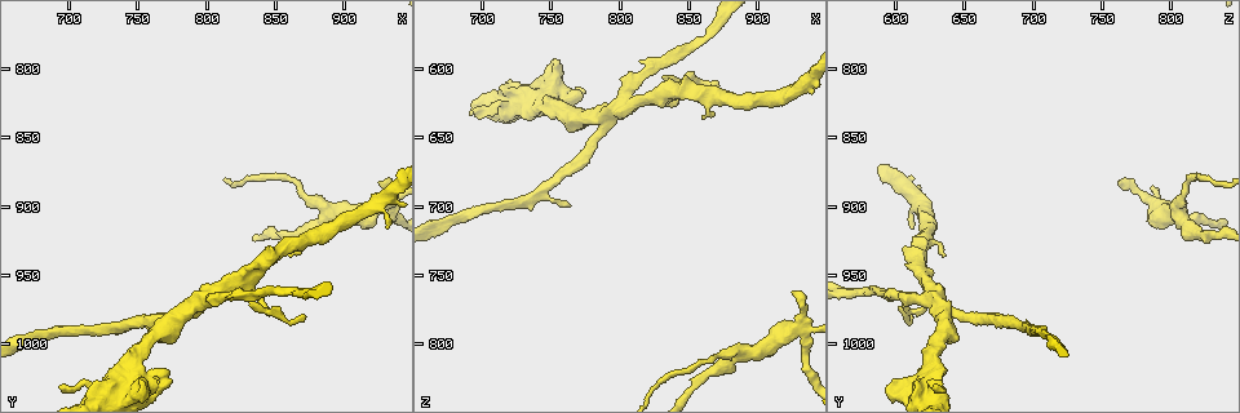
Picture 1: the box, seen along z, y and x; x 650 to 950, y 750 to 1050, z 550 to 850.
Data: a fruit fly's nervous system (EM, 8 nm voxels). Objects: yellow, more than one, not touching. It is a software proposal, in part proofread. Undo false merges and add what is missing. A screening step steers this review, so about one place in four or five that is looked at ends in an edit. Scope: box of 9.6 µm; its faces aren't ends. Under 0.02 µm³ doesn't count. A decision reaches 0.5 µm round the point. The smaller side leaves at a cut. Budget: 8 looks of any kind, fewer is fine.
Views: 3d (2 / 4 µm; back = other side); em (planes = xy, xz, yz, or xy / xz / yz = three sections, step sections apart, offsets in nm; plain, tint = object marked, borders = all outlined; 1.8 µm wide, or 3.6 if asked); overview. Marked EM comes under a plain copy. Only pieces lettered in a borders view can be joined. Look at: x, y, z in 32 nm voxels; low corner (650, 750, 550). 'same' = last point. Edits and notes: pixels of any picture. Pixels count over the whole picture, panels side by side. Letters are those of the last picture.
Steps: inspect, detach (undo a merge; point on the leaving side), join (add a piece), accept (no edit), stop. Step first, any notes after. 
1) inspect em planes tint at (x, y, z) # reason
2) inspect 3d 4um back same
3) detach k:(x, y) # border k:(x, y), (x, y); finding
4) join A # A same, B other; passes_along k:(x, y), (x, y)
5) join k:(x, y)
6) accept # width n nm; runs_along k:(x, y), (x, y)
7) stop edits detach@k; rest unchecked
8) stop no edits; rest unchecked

inspect 3d 2um back at (926, 882, 762) # branch stops here

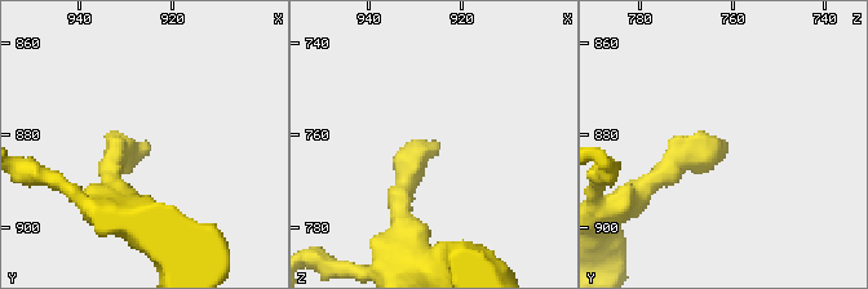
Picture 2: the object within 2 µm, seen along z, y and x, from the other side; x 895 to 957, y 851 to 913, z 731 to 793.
inspect em 3.6um xy step 8 borders at (925, 882, 762)

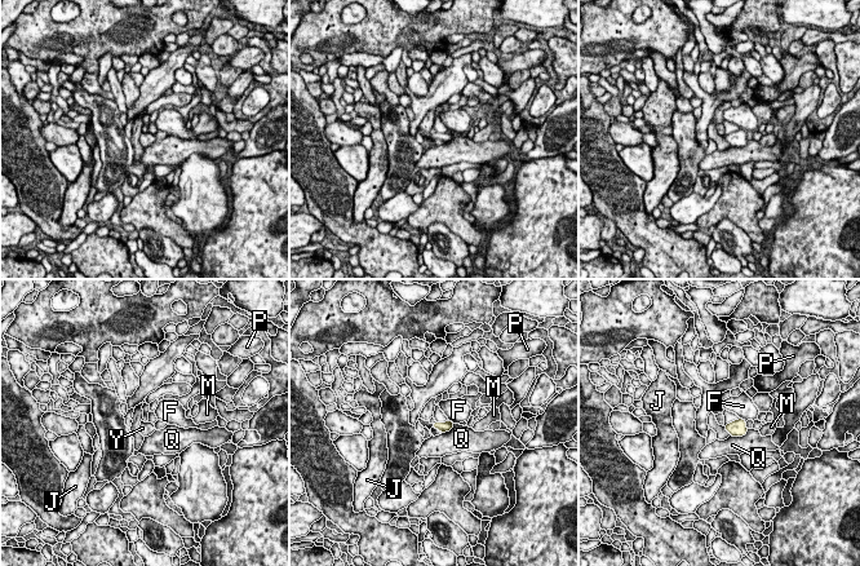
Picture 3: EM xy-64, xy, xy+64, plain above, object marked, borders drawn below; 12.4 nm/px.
join Y # longest_contact Q 240 nm; F other, J other, M other, P other, Q other, Y same; passes_along 3:(443, 427), (438, 428), (435, 432); it goes on there

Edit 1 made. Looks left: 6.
inspect overview # see it whole again

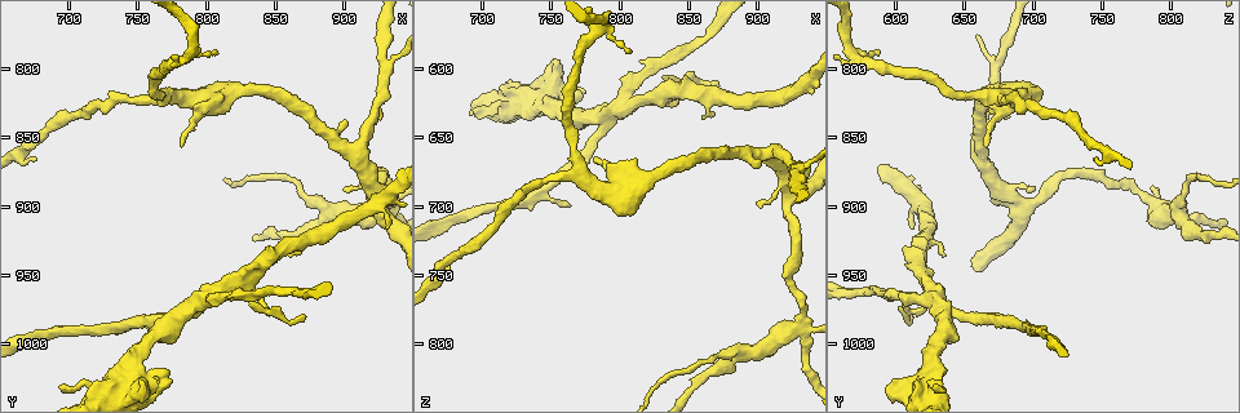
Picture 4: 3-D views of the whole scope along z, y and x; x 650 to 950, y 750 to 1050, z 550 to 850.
inspect em yz step 16 borders at (778, 1028, 616) # thick end

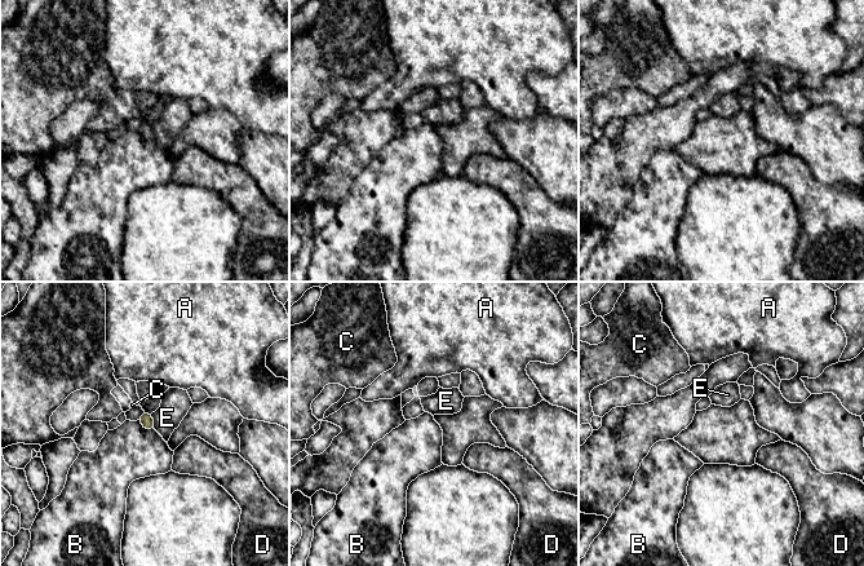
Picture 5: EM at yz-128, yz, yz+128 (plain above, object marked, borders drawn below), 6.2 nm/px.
accept # A other, B other, C other, D other, E other; no lettered piece goes on from it

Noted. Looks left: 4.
inspect 3d 4um at (788, 974, 634) # looks like a crossing

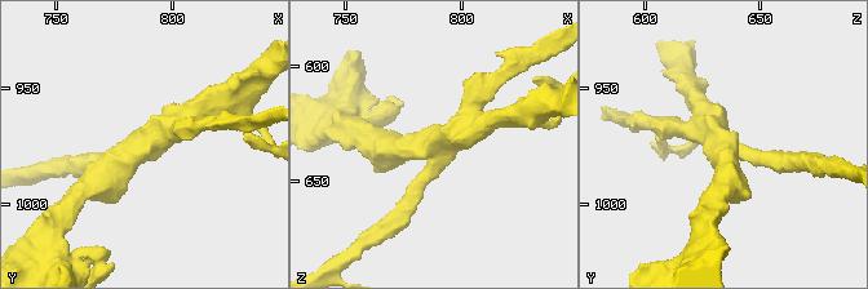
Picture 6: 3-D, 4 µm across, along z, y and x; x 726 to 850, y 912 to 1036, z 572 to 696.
inspect em yz step 16 tint at (788, 975, 635) # arms 4; need the tissue

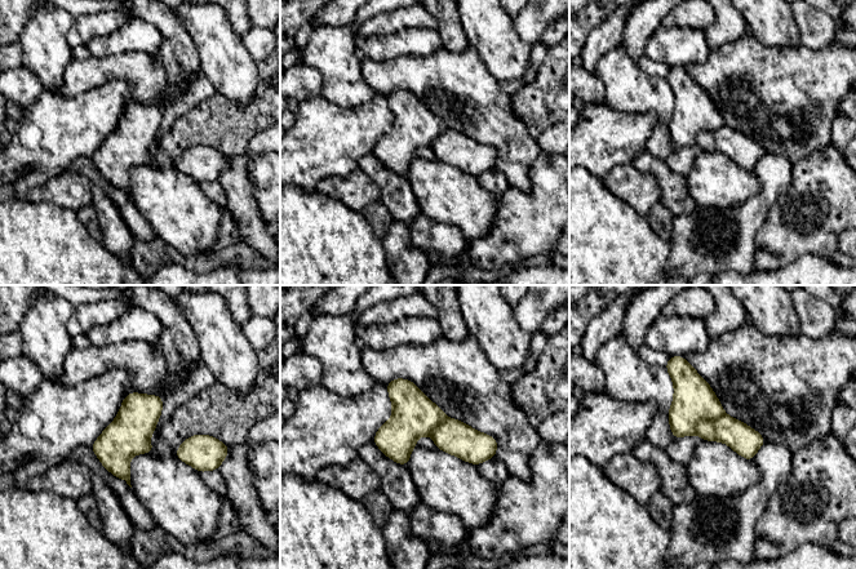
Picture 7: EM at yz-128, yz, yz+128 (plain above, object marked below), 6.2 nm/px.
inspect em planes borders same

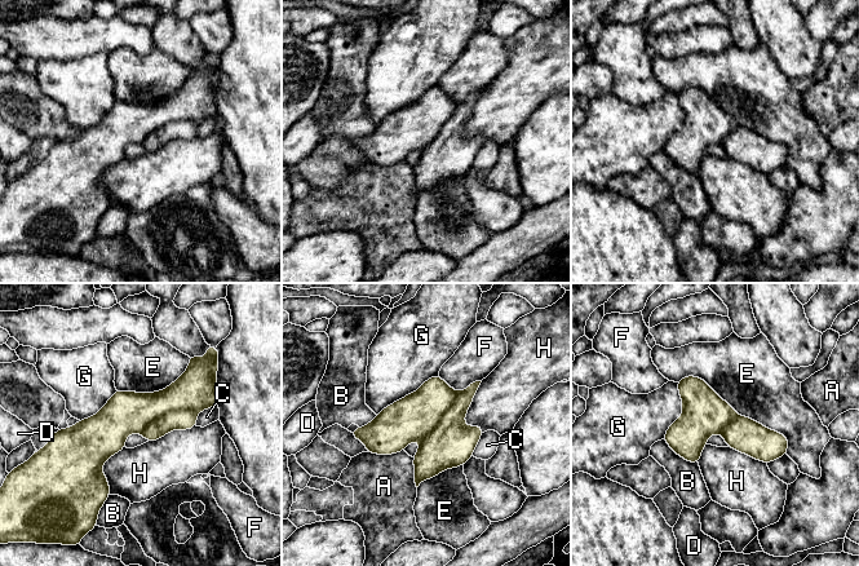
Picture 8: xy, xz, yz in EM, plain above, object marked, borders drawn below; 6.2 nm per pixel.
detach 8:(180, 419) # longest_contact E 850 nm; A other, B other, C other, D other, E other, F other, G other, H other; two cells meet here

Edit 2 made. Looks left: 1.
stop edits join@3, detach@8; rest unchecked

